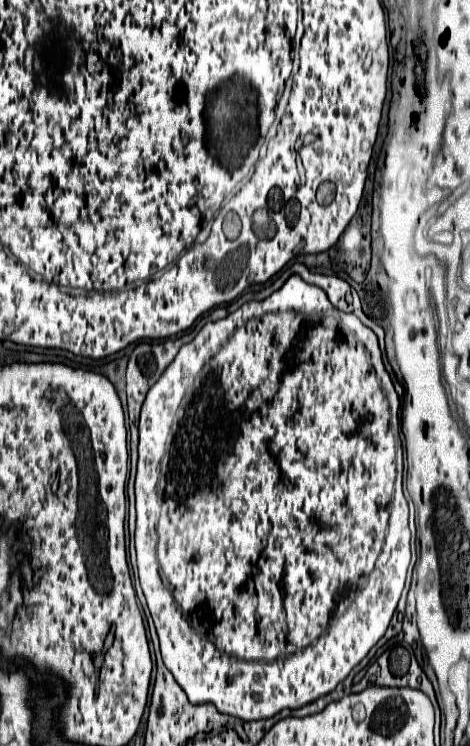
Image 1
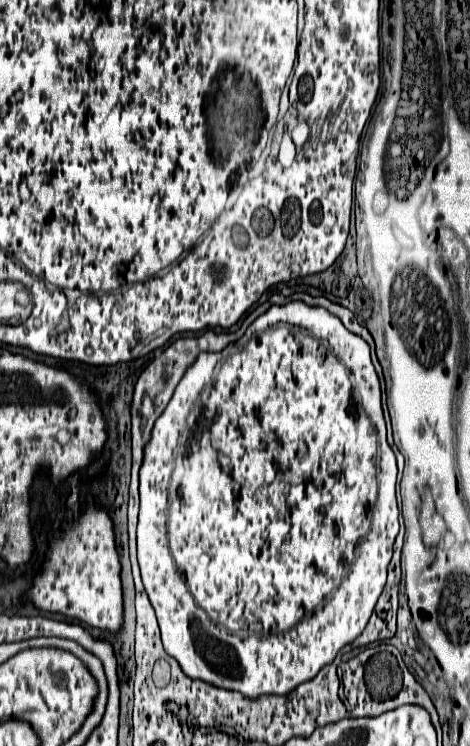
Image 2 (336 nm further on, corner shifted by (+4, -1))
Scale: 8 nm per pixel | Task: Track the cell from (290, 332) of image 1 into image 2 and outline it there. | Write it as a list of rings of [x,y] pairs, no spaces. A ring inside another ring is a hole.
[[[292,300],[292,302],[282,304],[282,306],[274,304],[248,326],[248,330],[240,340],[236,340],[234,344],[224,348],[224,352],[200,352],[198,354],[198,358],[188,366],[186,374],[178,382],[174,396],[168,402],[166,410],[154,422],[152,436],[150,436],[148,444],[144,446],[144,460],[142,460],[142,468],[140,468],[140,510],[136,530],[137,559],[140,572],[142,572],[142,584],[144,584],[148,598],[150,598],[150,604],[156,612],[156,618],[158,618],[158,624],[162,630],[164,650],[180,664],[182,672],[188,678],[202,680],[202,682],[212,684],[216,688],[236,690],[250,700],[256,700],[264,694],[286,696],[292,690],[296,690],[300,684],[312,680],[326,664],[330,664],[336,658],[336,654],[346,644],[352,644],[362,634],[362,630],[366,628],[366,624],[374,612],[374,606],[376,606],[376,602],[384,590],[386,568],[392,560],[392,546],[394,546],[394,540],[396,540],[400,529],[400,510],[396,498],[398,468],[396,456],[392,451],[387,442],[386,422],[382,416],[382,408],[380,408],[380,382],[378,382],[378,376],[376,376],[372,360],[370,360],[370,346],[358,334],[348,332],[344,328],[344,324],[334,314],[326,312],[322,306],[308,306],[302,300]],[[366,532],[368,532],[366,542],[360,546],[358,558],[352,562],[352,552],[356,552],[356,544],[360,544],[360,536],[364,536]]]

